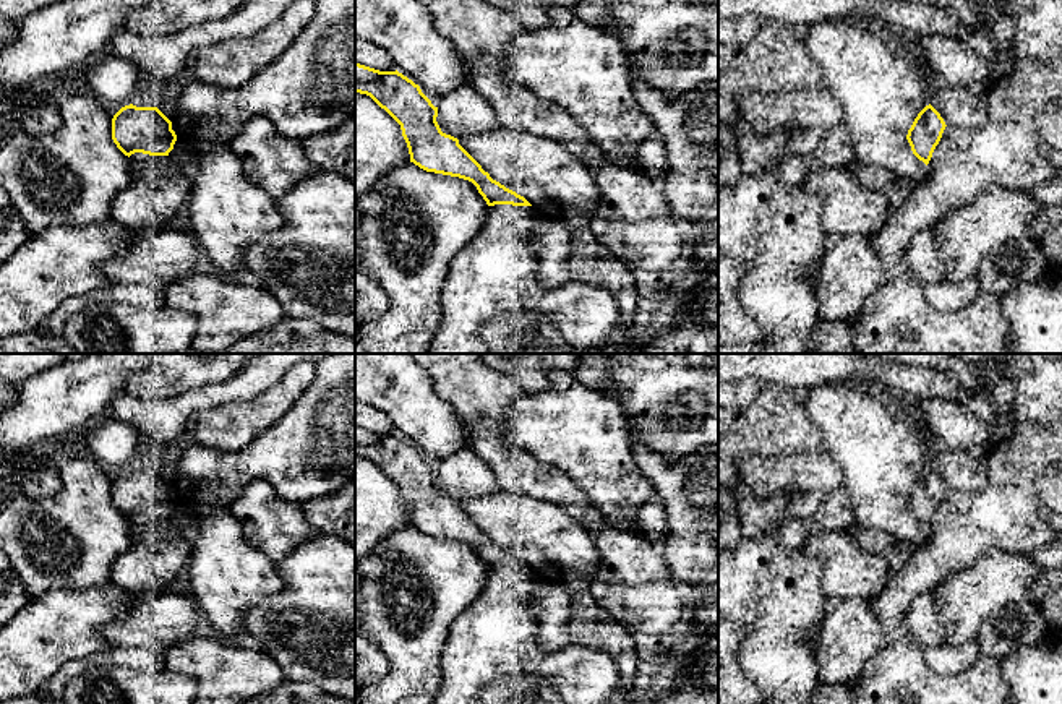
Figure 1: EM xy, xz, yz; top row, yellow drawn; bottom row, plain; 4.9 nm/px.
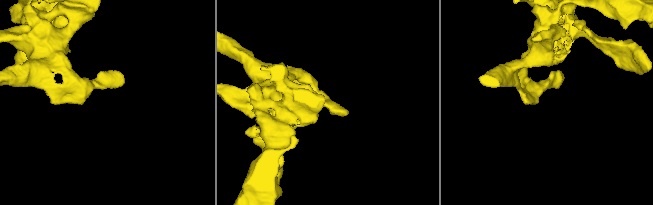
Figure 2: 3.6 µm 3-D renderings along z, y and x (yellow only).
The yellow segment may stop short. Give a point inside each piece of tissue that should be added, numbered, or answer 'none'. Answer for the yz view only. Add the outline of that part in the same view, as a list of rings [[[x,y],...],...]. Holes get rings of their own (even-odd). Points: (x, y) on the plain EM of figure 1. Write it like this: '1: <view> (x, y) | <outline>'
none

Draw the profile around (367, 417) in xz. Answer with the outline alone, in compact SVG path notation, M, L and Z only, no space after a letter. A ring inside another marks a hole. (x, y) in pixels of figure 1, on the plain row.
M355 401L355 427L379 433L396 435L391 419L376 407Z

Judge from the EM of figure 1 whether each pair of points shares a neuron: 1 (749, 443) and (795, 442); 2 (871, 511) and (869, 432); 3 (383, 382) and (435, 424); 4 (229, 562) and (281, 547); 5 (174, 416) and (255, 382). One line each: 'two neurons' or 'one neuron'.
1: one neuron
2: one neuron
3: one neuron
4: two neurons
5: one neuron

